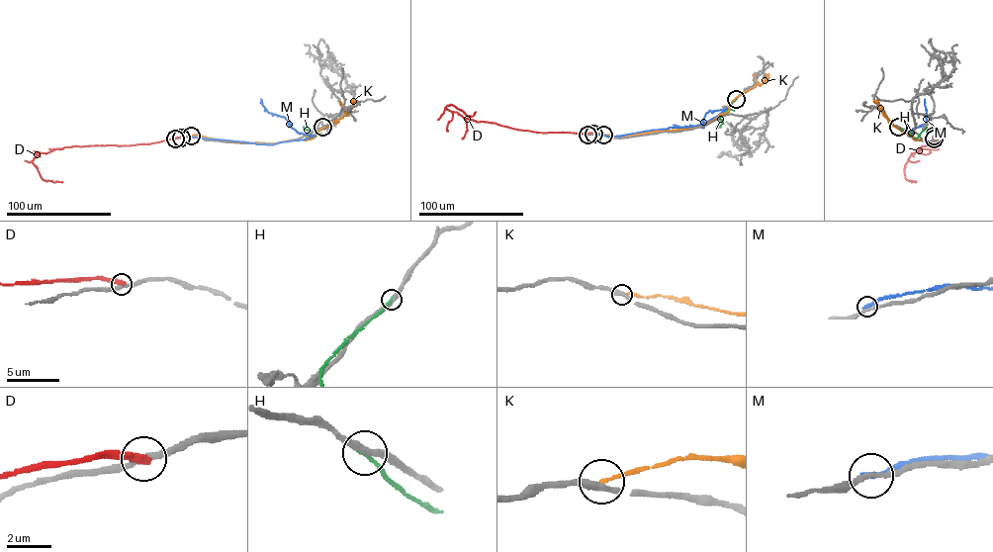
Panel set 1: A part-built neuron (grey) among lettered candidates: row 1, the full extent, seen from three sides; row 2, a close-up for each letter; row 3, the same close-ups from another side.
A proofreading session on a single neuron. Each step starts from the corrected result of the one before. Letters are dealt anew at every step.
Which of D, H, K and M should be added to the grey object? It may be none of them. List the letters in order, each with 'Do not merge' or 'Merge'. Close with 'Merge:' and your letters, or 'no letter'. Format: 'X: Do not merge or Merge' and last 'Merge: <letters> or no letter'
D: Do not merge
H: Do not merge
K: Do not merge
M: Do not merge
Merge: no letter

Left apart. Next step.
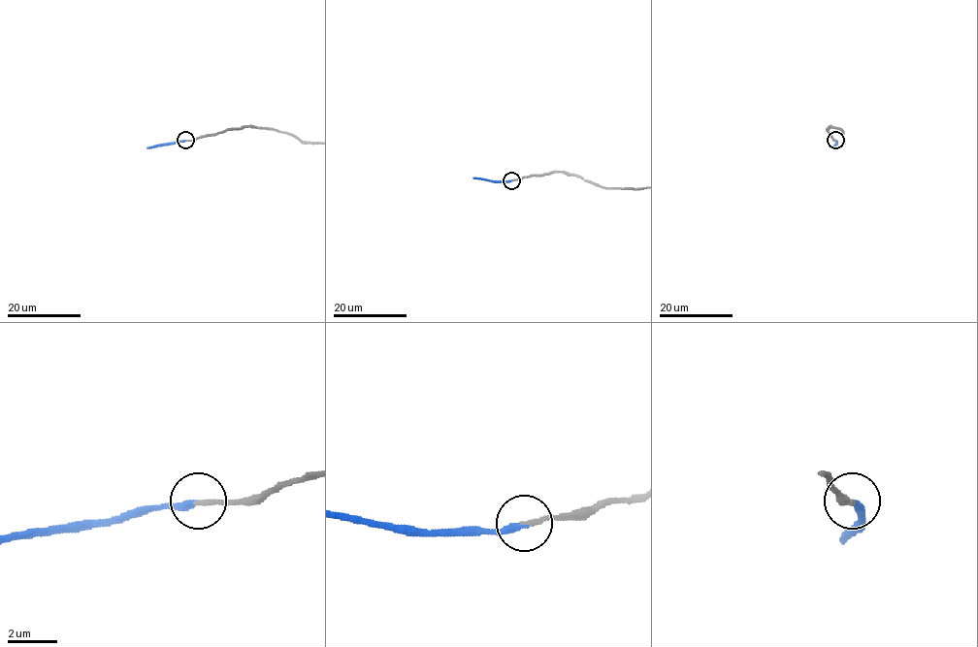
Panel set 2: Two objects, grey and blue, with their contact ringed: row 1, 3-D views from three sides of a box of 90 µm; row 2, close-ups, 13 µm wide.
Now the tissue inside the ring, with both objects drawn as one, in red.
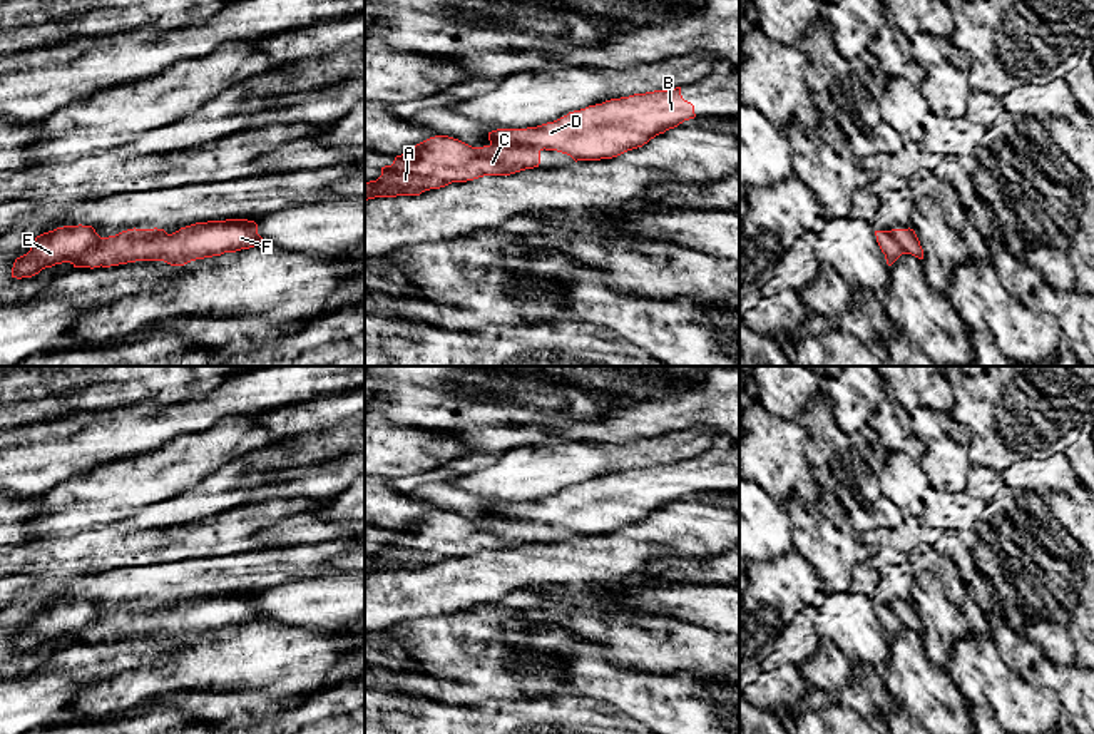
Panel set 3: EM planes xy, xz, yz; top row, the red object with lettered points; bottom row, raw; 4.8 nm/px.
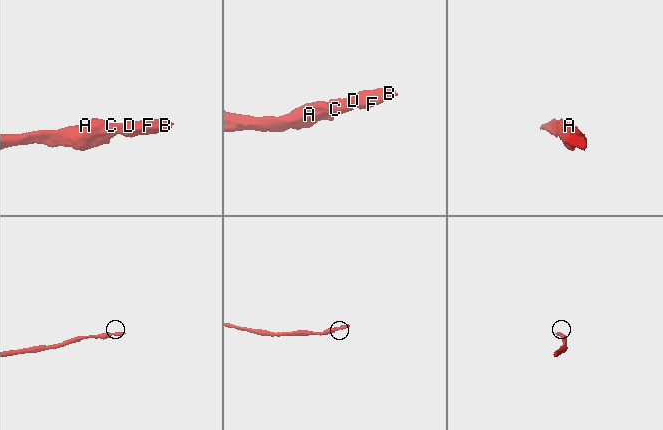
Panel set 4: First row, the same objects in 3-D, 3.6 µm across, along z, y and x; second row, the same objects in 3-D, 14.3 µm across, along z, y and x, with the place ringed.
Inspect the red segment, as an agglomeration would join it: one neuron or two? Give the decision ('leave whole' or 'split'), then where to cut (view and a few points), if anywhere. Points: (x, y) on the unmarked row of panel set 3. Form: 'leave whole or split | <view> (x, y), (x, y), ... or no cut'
leave whole | no cut

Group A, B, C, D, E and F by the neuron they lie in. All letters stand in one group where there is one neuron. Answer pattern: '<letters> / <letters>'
A B C D E F

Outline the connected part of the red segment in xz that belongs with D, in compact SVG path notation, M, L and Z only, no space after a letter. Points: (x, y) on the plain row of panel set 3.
M681 461L611 473L537 502L497 503L488 507L488 520L472 522L448 510L430 512L381 542L376 555L365 558L365 575L375 572L420 570L452 557L467 557L483 550L510 550L539 542L540 527L557 525L577 535L612 533L642 522L651 513L694 493L694 480L682 473Z

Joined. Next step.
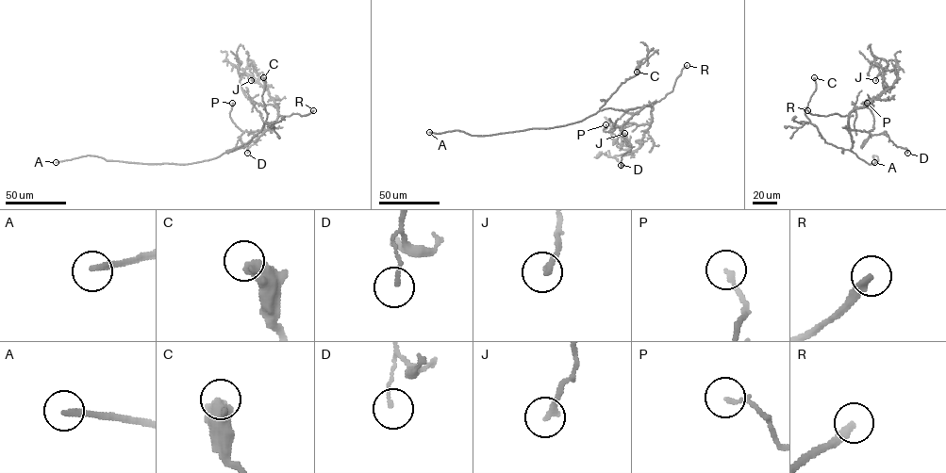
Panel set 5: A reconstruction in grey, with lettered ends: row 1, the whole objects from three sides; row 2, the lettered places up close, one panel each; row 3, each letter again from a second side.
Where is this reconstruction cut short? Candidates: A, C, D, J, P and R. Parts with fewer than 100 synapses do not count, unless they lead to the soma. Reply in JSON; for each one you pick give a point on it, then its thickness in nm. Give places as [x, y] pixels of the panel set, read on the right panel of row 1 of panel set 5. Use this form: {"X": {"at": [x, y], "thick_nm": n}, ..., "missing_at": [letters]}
{"A": {"at": [874, 162], "thick_nm": 240}, "R": {"at": [807, 110], "thick_nm": 260}, "missing_at": ["A", "R"]}

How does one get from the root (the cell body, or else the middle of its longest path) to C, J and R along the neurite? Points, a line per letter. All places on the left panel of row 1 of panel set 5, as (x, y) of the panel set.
C: (233, 151), (226, 151), (246, 143), (261, 131), (266, 119), (261, 96), (265, 87), (263, 77)
J: (233, 151), (256, 140), (277, 117), (276, 106), (255, 103), (240, 87), (248, 67), (253, 74), (251, 80)
R: (233, 151), (256, 140), (278, 115), (304, 116), (313, 110)

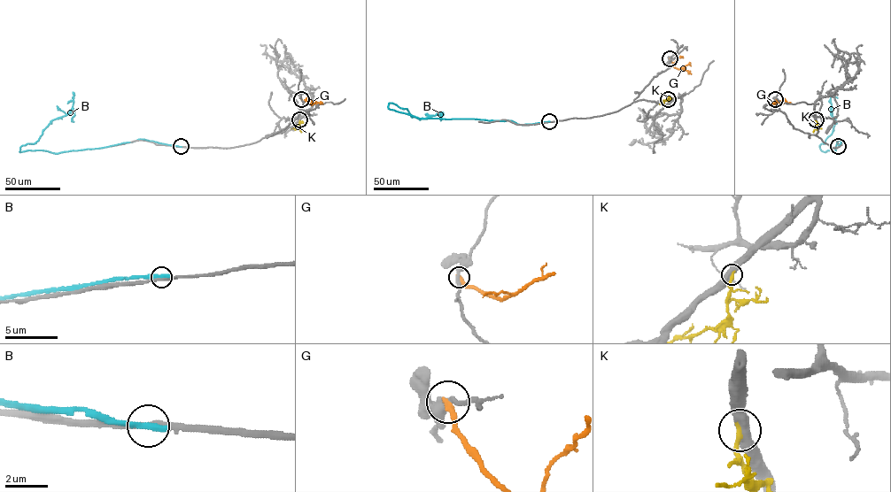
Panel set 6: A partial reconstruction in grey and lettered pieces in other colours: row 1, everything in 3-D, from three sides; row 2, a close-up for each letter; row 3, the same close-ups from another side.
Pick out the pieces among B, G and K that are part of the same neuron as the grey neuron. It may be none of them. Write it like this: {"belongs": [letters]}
{"belongs": ["K"]}

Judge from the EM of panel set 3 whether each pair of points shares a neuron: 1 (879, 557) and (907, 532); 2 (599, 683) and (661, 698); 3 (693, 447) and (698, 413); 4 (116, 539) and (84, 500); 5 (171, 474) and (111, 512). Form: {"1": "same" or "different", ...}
{"1": "same", "2": "same", "3": "different", "4": "different", "5": "same"}

